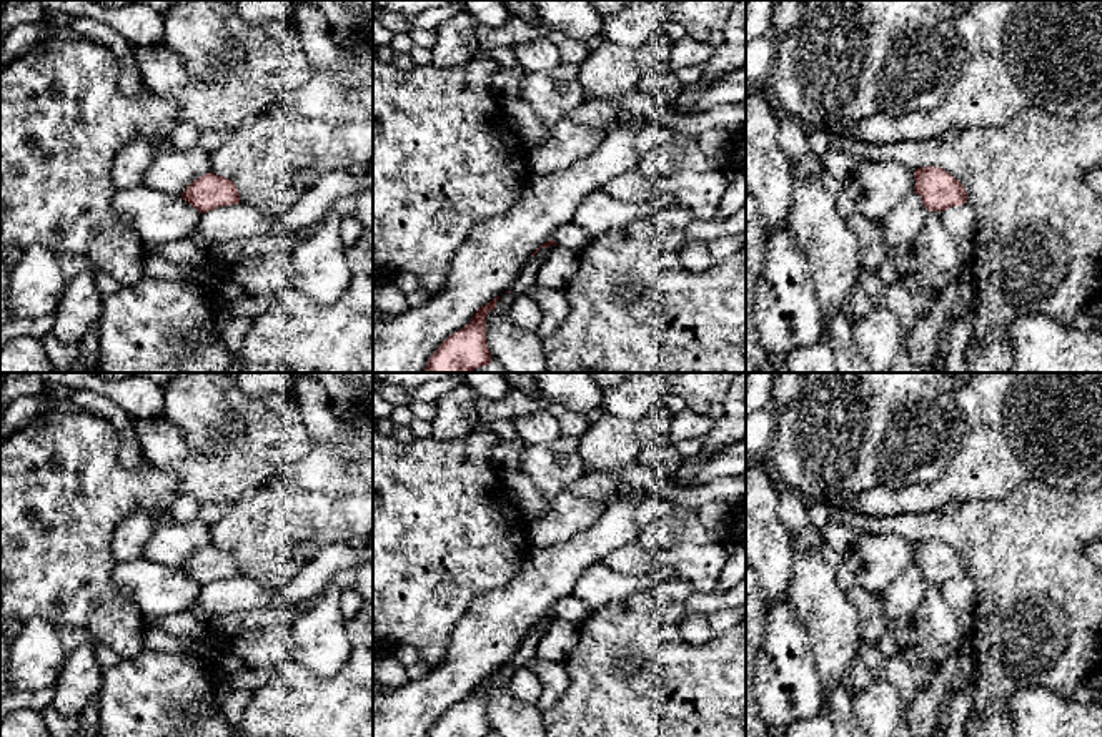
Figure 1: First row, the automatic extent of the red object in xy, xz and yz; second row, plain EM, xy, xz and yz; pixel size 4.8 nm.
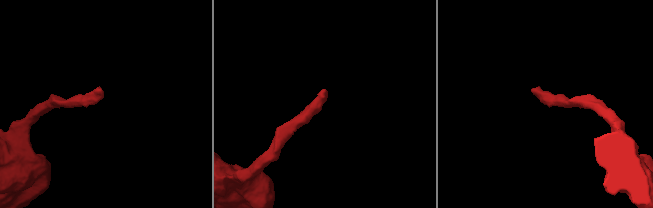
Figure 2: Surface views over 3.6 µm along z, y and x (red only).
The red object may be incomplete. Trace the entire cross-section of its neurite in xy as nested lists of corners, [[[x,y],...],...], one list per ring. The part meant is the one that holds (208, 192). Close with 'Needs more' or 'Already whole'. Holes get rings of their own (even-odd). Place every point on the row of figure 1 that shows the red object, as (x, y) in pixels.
[[[213,171],[191,181],[181,193],[181,198],[201,215],[220,206],[240,203],[236,185]]]. Already whole

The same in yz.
[[[922,166],[914,170],[914,193],[927,211],[946,211],[967,201],[964,185],[951,173],[937,166]]]. Already whole

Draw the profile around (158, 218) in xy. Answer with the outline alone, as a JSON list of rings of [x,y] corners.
[[[143,185],[118,190],[112,200],[112,208],[145,245],[185,240],[201,218],[201,213],[181,196]]]

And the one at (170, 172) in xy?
[[[200,146],[185,151],[158,151],[145,170],[141,185],[181,196],[191,181],[210,171],[208,151]]]

